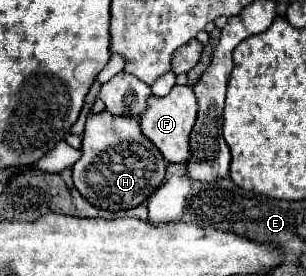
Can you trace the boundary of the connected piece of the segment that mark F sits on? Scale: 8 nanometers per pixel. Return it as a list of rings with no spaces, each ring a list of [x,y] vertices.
[[[174,86],[172,92],[164,98],[158,96],[148,96],[146,108],[140,116],[140,126],[142,132],[148,140],[156,144],[156,148],[162,152],[164,160],[172,164],[186,164],[190,158],[190,132],[196,122],[196,96],[190,86]]]

